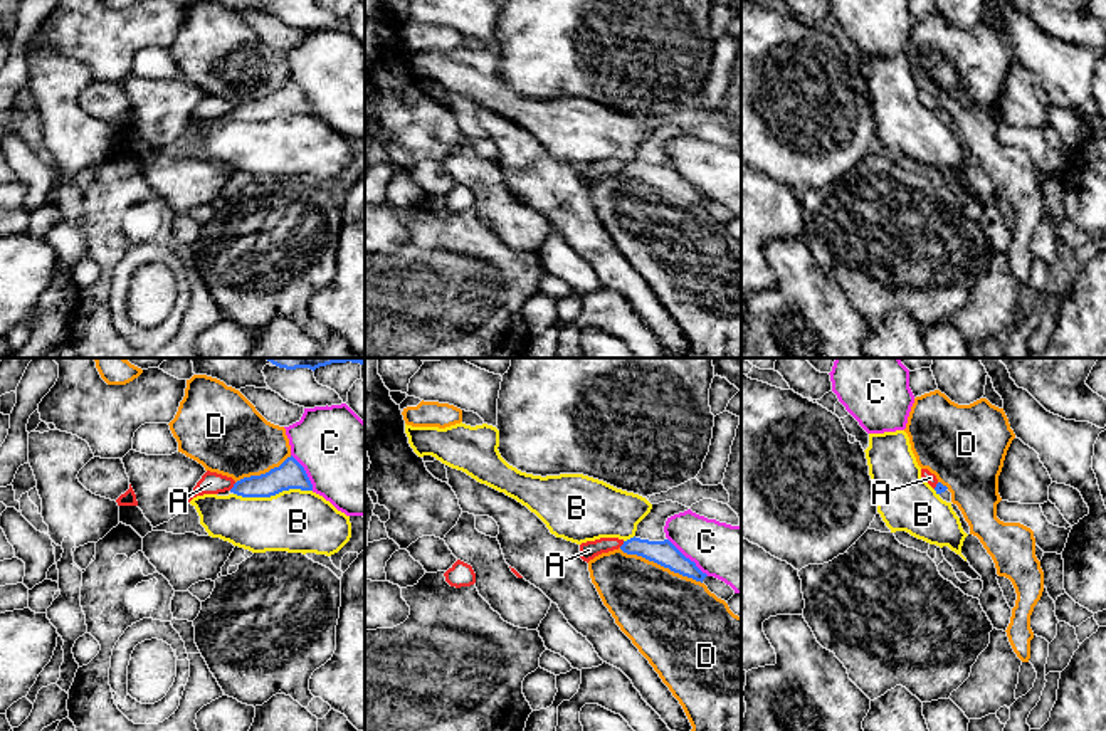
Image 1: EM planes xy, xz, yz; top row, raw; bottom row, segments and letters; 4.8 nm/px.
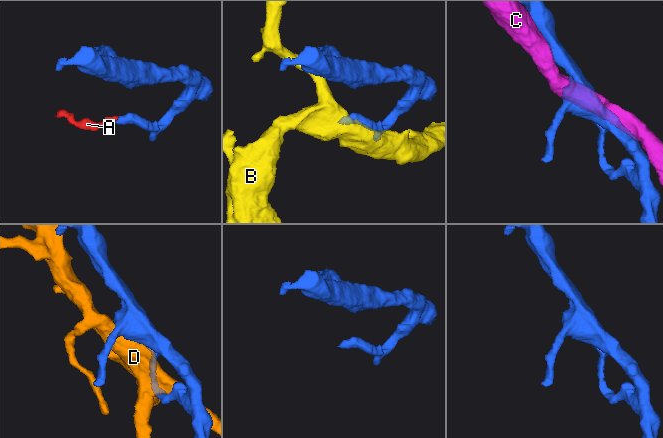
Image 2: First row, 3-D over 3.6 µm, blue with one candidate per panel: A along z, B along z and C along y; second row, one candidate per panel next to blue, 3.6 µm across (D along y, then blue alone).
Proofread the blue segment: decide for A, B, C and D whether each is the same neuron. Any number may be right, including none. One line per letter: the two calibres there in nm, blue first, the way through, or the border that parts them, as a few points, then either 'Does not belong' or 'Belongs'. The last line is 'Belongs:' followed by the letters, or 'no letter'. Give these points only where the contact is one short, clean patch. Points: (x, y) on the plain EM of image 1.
A: Thickness 120 nm (blue) against 110 nm. Boundary: xy (236, 106), (229, 113). Does not belong
B: Thickness 140 nm (blue) against 300 nm. Does not belong
C: Thickness 120 nm (blue) against 280 nm. Does not belong
D: Thickness 120 nm (blue) against 420 nm. Does not belong
Belongs: no letter

